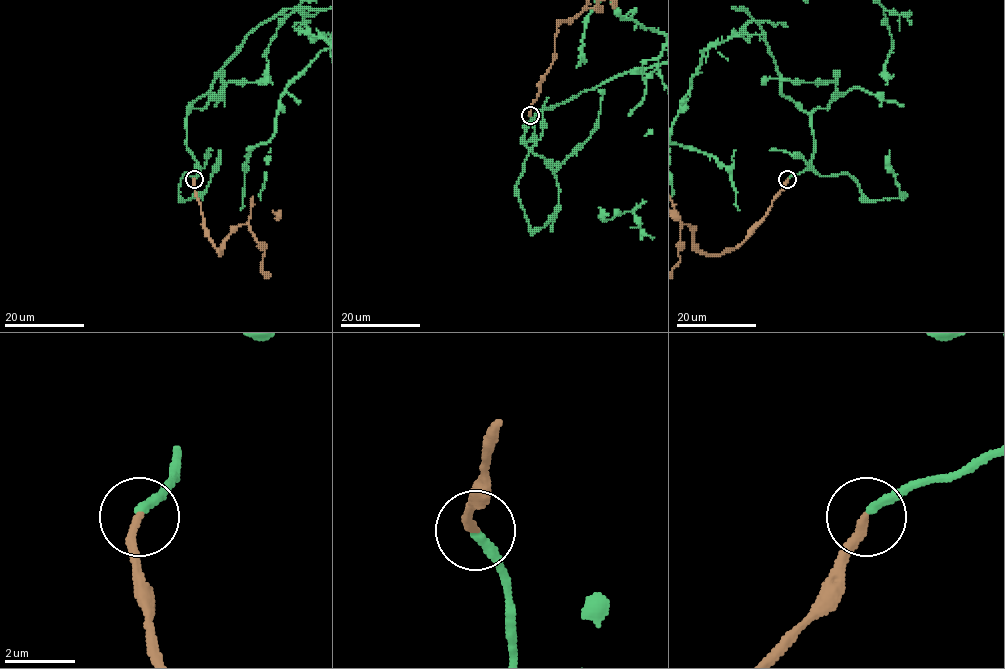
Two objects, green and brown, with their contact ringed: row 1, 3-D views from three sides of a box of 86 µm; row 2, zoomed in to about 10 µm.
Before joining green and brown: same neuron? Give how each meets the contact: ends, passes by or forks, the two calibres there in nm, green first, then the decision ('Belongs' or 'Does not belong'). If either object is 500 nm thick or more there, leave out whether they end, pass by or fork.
At the ring green ends. At the ring brown ends. Thickness 260 nm (green) against 260 nm. Belongs

